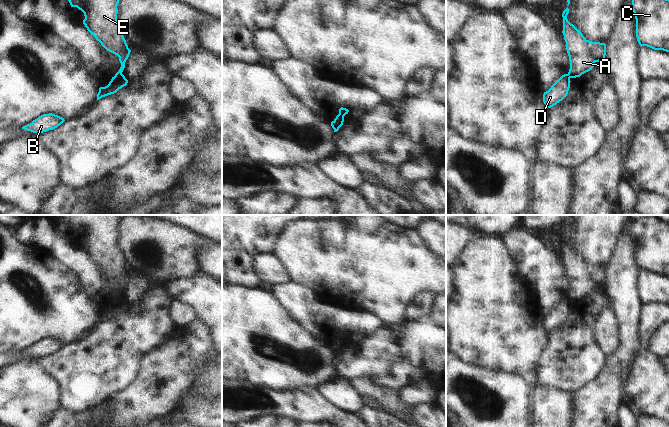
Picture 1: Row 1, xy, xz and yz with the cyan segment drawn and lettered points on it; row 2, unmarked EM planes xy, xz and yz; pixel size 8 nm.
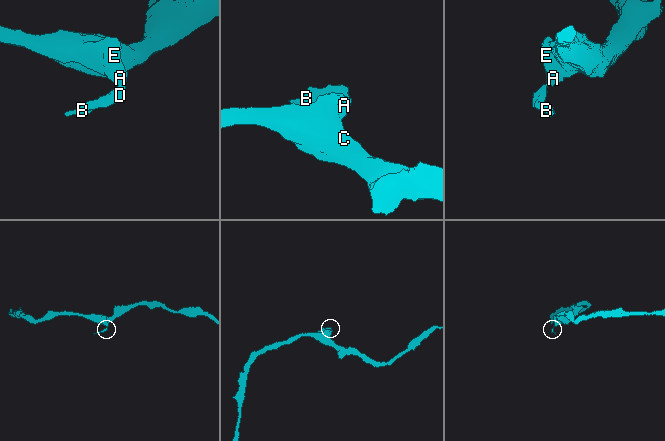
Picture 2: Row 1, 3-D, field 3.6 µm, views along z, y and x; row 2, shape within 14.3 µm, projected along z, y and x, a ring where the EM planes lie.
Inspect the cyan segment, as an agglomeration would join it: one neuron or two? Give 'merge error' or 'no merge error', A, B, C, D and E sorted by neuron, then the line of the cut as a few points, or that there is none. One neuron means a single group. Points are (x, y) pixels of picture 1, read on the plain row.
merge error; A C E / B D; cut in xy along (121, 297), (115, 300)

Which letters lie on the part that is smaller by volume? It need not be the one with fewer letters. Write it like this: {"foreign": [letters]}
{"foreign": ["B", "D"]}

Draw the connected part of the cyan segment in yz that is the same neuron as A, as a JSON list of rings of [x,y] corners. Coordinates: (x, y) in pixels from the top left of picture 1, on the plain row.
[[[568,232],[562,237],[562,257],[570,285],[568,300],[570,302],[576,302],[590,295],[594,291],[595,286],[600,285],[604,287],[606,268],[587,264],[583,258],[568,245],[568,237]]]

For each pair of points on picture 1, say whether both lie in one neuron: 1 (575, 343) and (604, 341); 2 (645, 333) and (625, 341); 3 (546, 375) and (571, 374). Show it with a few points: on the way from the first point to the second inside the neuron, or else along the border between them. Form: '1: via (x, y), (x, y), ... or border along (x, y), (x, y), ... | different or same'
1: border along (595, 319), (593, 327), (594, 340), (605, 355) | different
2: border along (641, 313), (638, 329), (639, 349), (632, 359) | different
3: via (552, 374), (565, 374) | same

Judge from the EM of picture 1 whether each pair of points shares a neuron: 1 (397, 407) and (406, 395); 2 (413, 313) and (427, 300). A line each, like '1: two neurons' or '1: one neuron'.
1: two neurons
2: one neuron

